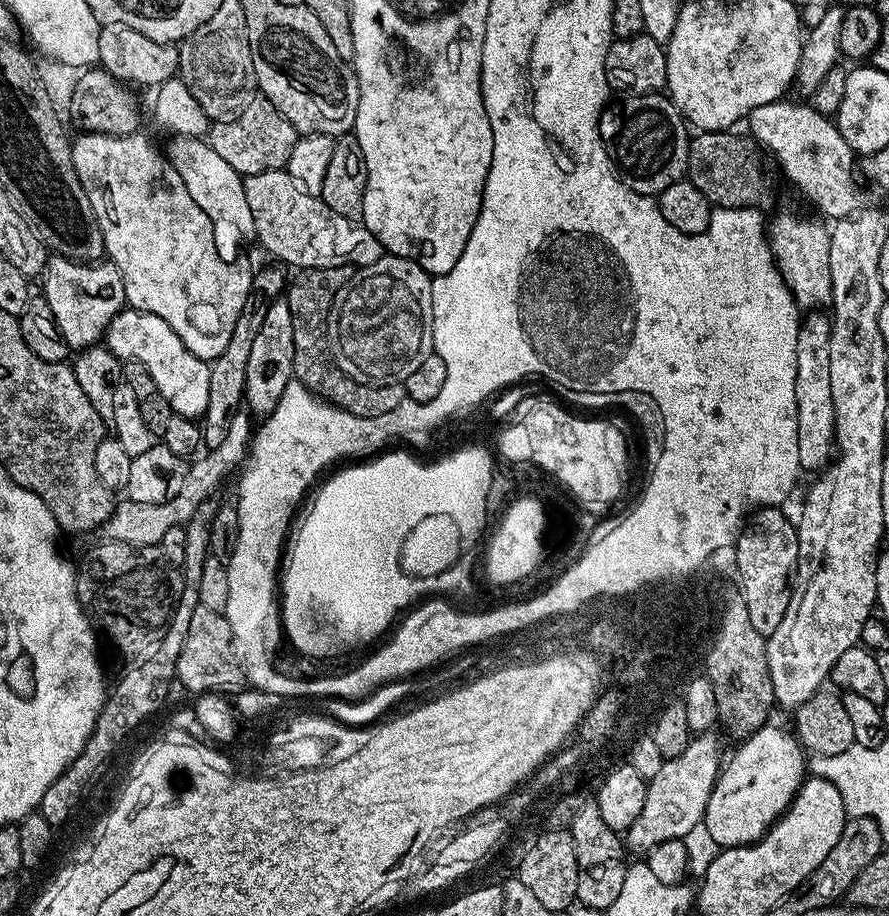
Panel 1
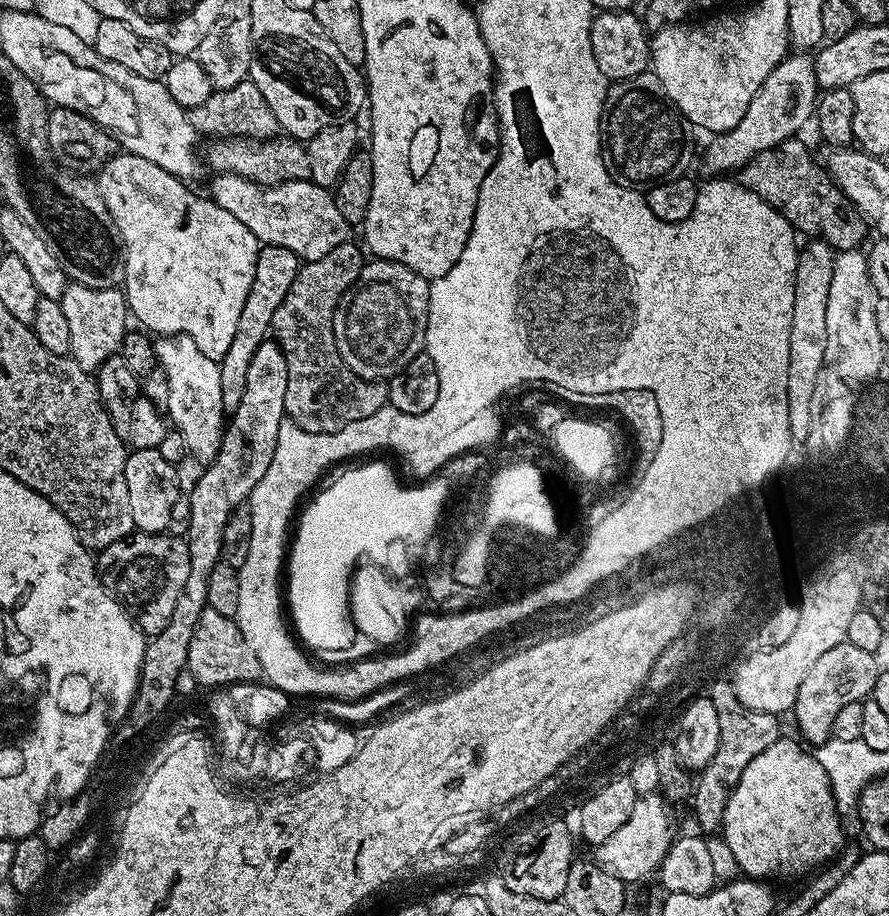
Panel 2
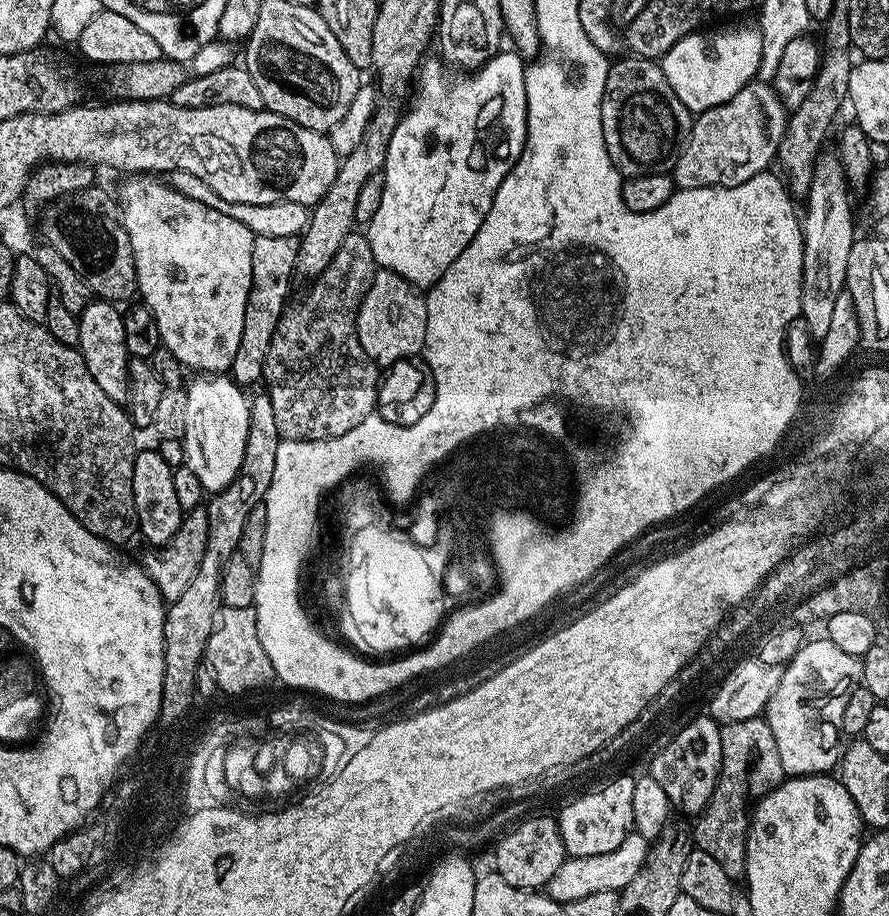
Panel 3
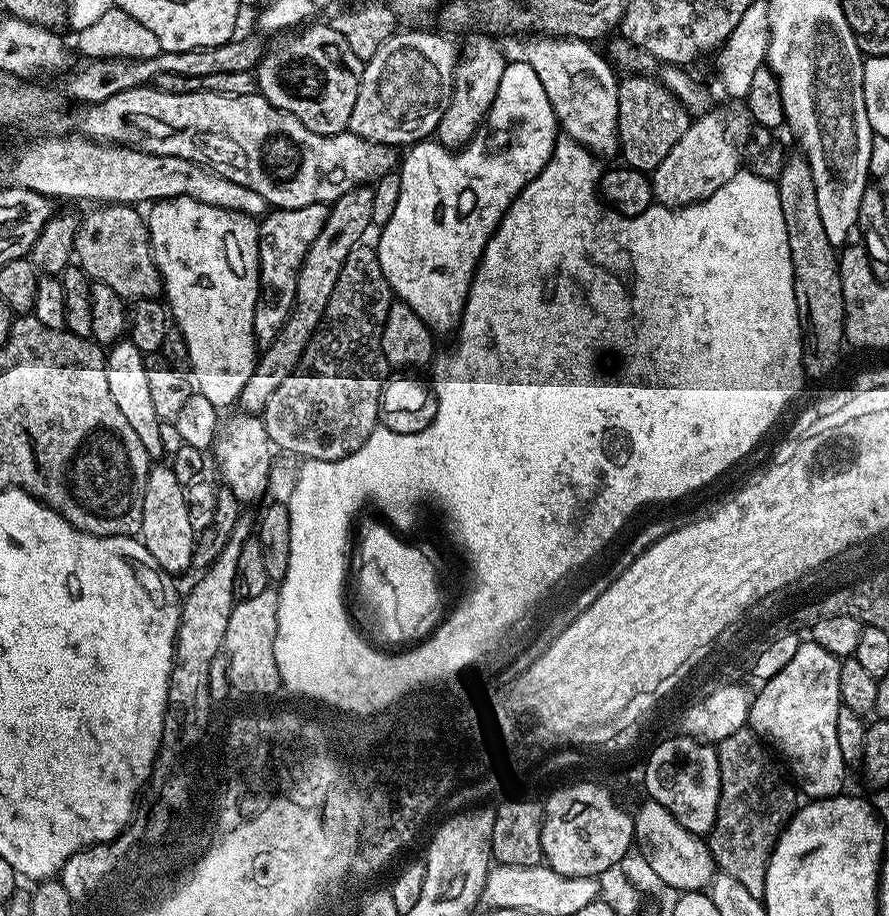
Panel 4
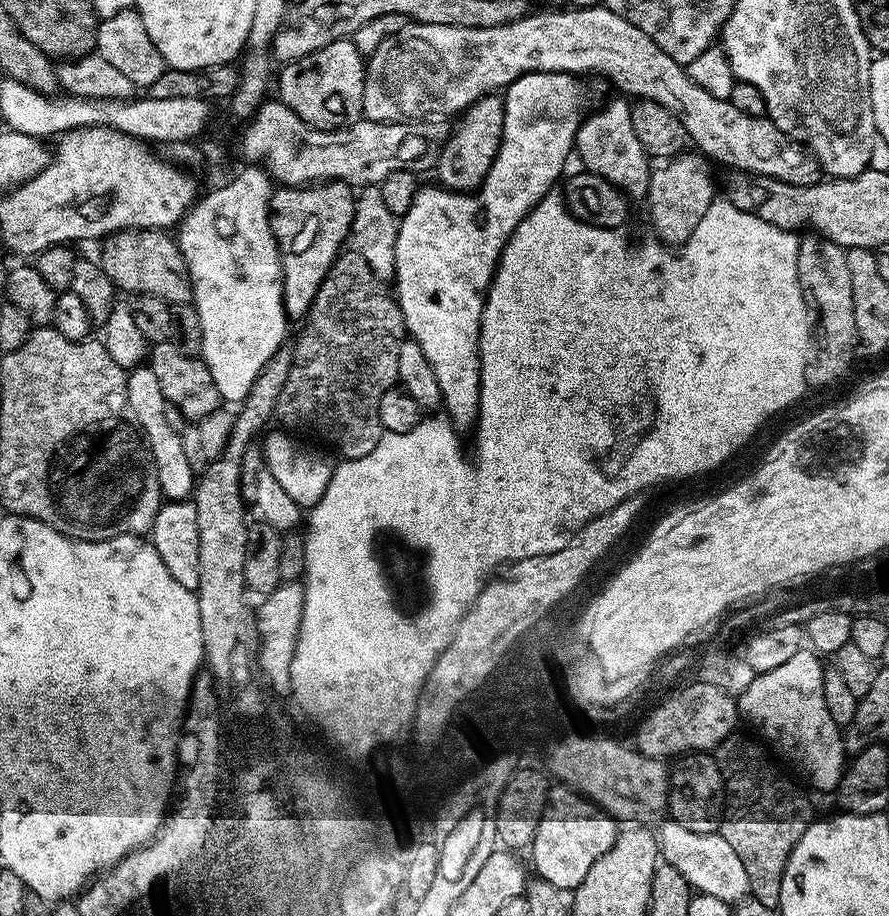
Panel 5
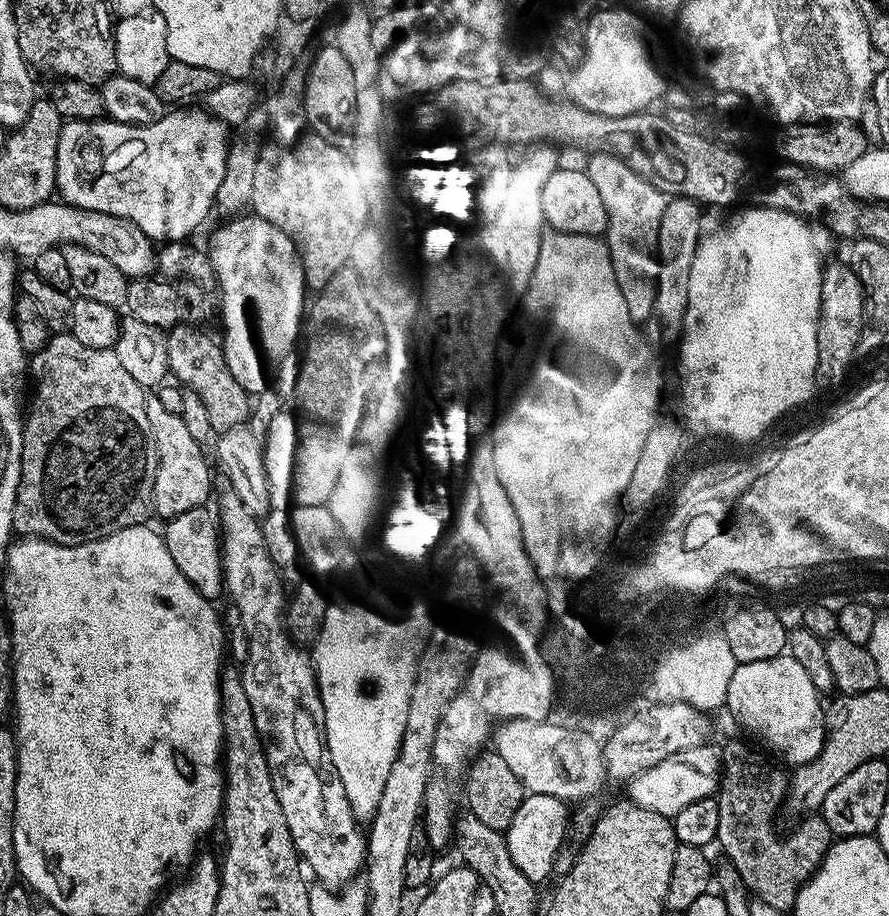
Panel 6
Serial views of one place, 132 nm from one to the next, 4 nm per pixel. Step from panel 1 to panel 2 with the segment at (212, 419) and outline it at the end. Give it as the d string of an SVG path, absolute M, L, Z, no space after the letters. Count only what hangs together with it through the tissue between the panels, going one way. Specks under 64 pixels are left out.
M266 244L256 255L254 282L250 282L250 294L246 294L246 306L242 306L242 315L238 318L238 330L234 330L234 339L230 341L230 350L218 361L222 378L222 402L225 413L231 414L245 393L246 374L250 362L258 351L258 346L269 339L272 330L274 310L282 306L282 298L290 294L290 286L294 286L294 278L302 267L302 261L294 254L294 250L286 250L286 246Z

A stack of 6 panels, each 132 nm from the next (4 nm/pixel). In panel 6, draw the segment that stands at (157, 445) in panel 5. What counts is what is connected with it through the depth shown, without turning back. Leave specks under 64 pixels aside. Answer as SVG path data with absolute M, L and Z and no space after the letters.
M157 407L155 410L149 411L148 417L150 418L150 422L152 423L155 435L159 437L158 440L159 447L157 447L156 450L156 477L154 478L154 494L152 495L152 510L157 517L159 515L161 516L162 518L161 521L167 522L169 520L173 520L174 517L176 517L178 514L186 514L186 510L194 510L195 508L199 508L209 503L208 495L210 495L212 492L212 472L210 469L208 469L208 462L210 466L210 460L209 457L208 460L206 457L204 457L204 452L202 449L200 449L203 448L201 441L195 440L194 438L190 438L190 430L186 430L186 426L182 422L174 423L173 416L167 413L166 410Z

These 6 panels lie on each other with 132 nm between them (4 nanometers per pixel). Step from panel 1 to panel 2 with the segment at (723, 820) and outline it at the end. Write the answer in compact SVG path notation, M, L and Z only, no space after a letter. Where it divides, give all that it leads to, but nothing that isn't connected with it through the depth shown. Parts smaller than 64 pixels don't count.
M781 738L774 742L774 746L762 750L762 754L758 754L758 758L754 758L754 762L750 762L750 766L746 766L746 770L742 770L742 778L736 783L735 790L733 790L726 802L722 837L724 836L724 844L728 847L728 852L732 855L733 862L744 871L741 873L745 877L772 878L768 876L788 876L791 874L792 868L813 867L812 869L815 869L817 866L827 865L841 851L842 845L845 843L845 841L843 842L844 832L840 829L839 814L841 815L841 813L838 811L838 805L831 786L828 784L826 770L822 770L822 766L818 766L815 755L803 743L800 744L795 744L794 741L787 740L787 738Z

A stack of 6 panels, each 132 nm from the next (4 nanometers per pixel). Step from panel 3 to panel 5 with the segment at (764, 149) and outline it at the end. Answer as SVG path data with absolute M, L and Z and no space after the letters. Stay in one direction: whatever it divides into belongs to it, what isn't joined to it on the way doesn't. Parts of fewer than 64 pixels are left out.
M685 150L661 164L664 164L661 168L653 167L648 177L648 216L656 231L653 232L655 239L661 244L679 246L698 230L698 222L702 222L706 210L710 210L712 201L717 199L716 184L712 181L713 165L696 150Z

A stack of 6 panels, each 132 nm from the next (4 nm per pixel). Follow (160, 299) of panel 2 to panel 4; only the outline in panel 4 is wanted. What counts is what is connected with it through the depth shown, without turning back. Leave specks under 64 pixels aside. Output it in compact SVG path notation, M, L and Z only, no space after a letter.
M185 196L157 200L148 210L152 257L160 271L166 307L188 347L191 379L199 395L214 402L216 409L233 407L258 359L254 334L254 310L260 297L257 221Z

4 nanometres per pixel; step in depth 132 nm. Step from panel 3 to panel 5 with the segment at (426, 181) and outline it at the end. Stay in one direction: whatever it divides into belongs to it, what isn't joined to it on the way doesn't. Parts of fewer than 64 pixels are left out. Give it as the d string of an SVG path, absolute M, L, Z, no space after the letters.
M531 72L522 78L518 78L514 83L509 84L504 97L504 125L502 126L502 138L504 141L500 144L498 154L486 174L486 178L474 192L451 192L450 189L443 186L436 188L417 187L416 197L410 206L410 210L405 216L399 217L398 223L398 242L396 243L396 274L394 285L394 299L400 305L404 315L404 326L407 335L418 342L422 354L426 354L426 362L432 364L432 376L440 383L440 388L444 391L444 396L448 400L472 400L475 401L478 396L478 372L475 367L467 368L464 364L475 365L480 354L480 311L484 309L483 299L488 294L488 287L492 285L492 278L496 275L496 265L500 262L500 252L508 245L508 240L514 234L518 222L526 218L531 212L532 207L539 200L553 191L556 179L561 179L560 171L564 168L564 163L574 152L576 142L576 132L580 128L582 114L589 111L588 92L579 84L577 77L571 72Z

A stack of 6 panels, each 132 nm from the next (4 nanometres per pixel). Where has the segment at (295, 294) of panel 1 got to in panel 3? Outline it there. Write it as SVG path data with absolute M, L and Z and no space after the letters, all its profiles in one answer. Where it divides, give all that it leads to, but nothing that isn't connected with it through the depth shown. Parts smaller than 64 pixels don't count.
M354 230L338 246L338 254L326 266L321 276L311 281L312 289L300 305L285 308L274 330L274 342L266 353L266 366L262 377L268 383L266 393L274 408L275 425L281 440L329 440L354 430L358 422L376 408L378 391L378 366L366 356L356 334L356 312L360 309L366 290L378 271L370 242L363 231Z

